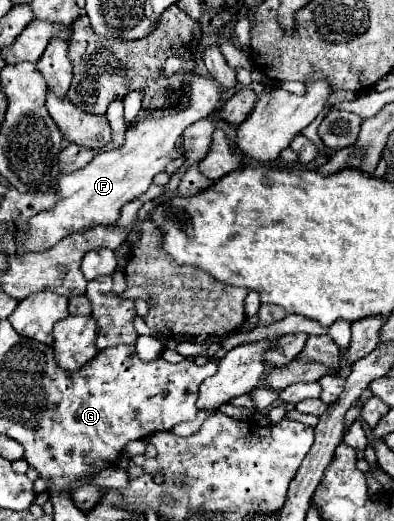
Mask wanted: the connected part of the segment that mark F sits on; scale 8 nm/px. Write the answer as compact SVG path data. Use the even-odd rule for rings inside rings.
M194 75L190 89L186 91L190 105L176 109L154 109L146 111L146 115L134 123L126 131L126 143L116 151L98 153L86 167L74 173L60 173L56 193L58 201L52 209L36 213L26 231L24 247L26 251L46 251L54 247L60 239L84 233L96 225L114 225L120 217L120 207L134 197L148 191L154 175L162 173L164 167L178 157L178 141L184 129L190 123L196 123L202 117L208 117L210 111L218 107L220 91L216 81L210 81L202 75Z

